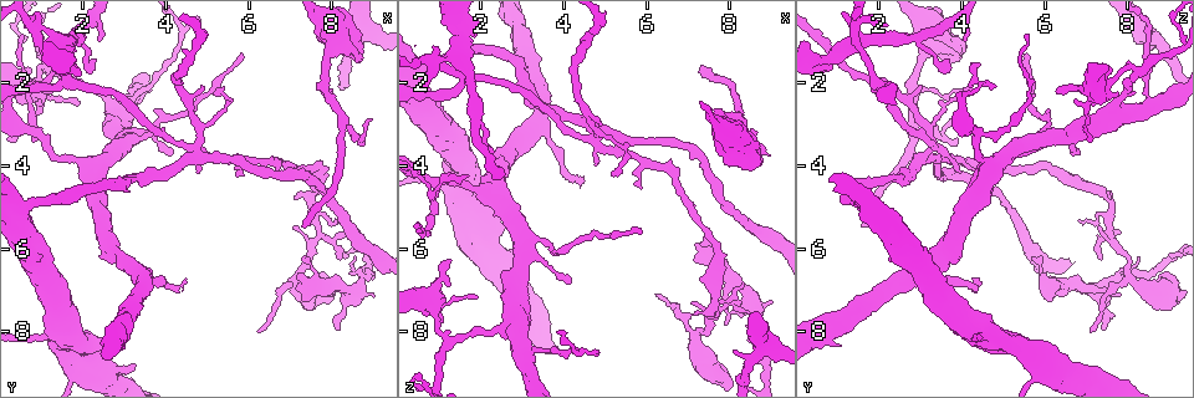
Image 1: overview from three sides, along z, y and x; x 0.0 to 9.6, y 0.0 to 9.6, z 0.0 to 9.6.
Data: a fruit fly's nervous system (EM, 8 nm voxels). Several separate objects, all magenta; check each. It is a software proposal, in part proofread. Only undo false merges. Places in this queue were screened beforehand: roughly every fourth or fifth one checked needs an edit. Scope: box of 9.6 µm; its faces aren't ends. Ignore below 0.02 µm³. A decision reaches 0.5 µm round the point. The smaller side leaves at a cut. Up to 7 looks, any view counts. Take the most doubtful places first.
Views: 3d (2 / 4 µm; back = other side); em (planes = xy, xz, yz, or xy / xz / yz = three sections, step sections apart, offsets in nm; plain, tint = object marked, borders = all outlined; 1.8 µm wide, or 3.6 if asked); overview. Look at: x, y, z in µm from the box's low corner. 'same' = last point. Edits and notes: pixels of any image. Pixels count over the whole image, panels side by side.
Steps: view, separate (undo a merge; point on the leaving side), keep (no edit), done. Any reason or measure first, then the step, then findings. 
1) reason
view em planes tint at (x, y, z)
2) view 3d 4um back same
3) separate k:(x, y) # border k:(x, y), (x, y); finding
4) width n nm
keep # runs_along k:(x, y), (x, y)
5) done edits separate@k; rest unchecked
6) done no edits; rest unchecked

four-way junction
view em planes tint at (4.70, 3.80, 3.10)

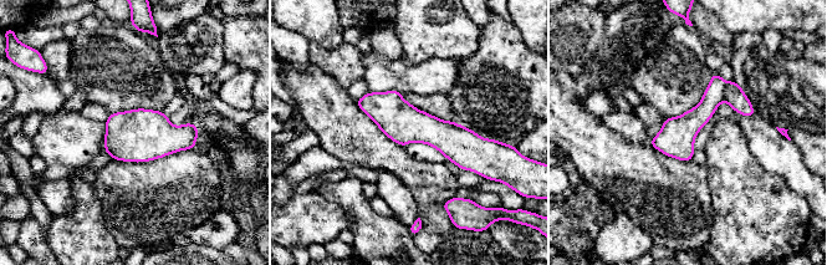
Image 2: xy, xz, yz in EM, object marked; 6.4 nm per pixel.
separate 2:(734, 95) # two neurons meet here

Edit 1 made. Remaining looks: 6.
view overview

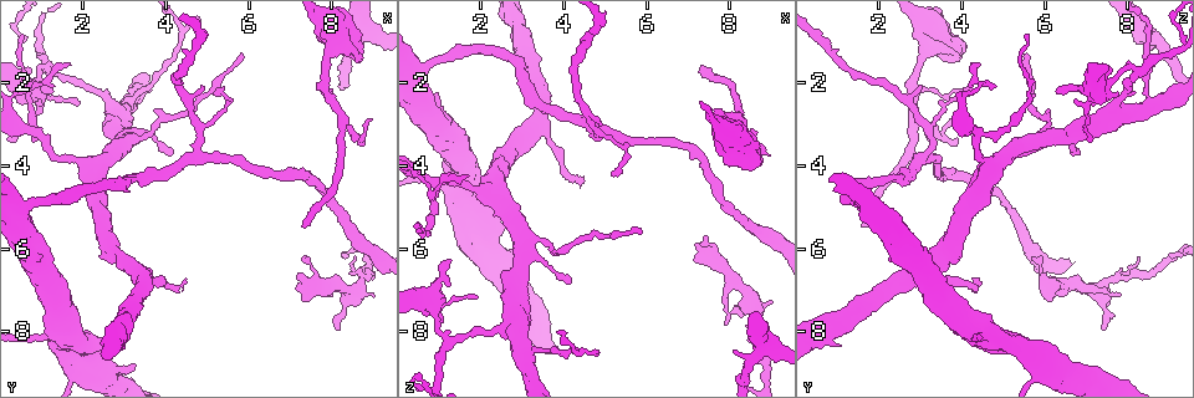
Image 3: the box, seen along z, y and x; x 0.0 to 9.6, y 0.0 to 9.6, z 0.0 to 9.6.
thick turns thin
view em 3.6um planes tint at (0.85, 2.15, 7.40)

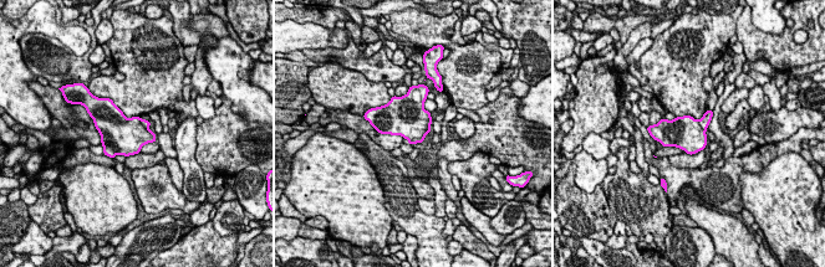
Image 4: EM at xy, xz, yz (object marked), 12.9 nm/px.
separate 4:(127, 137) # a second neuron is stuck on

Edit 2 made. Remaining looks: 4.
thick turns thin
view 3d 4um back at (8.05, 0.90, 3.15)

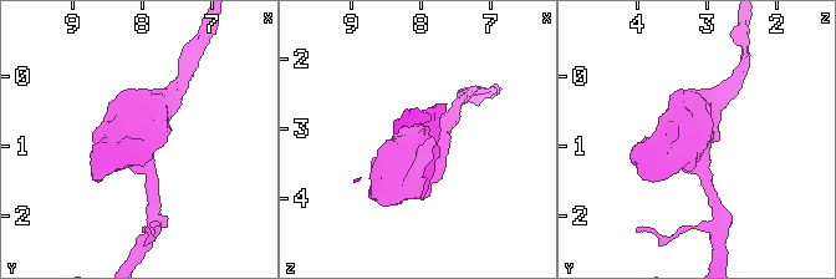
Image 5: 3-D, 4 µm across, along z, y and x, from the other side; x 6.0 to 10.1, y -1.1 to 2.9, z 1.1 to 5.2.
arms 3; arm_widths 180, 190, 400 nm
view em 3.6um yz step 16 tint at (8.05, 0.95, 3.05)

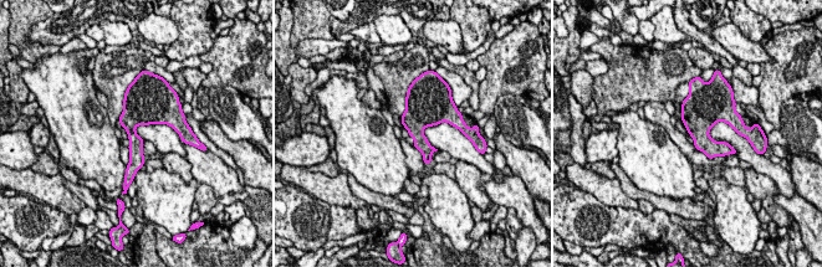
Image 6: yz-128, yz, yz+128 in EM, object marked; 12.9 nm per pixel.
view em 3.6um planes borders same

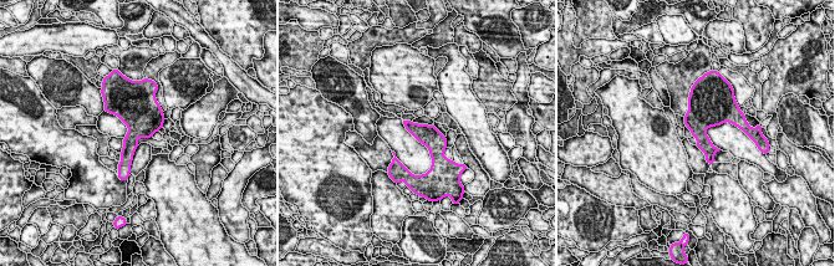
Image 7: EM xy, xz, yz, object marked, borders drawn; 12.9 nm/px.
keep # all the same neuron

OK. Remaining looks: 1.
done edits separate@2, separate@4; rest unchecked

